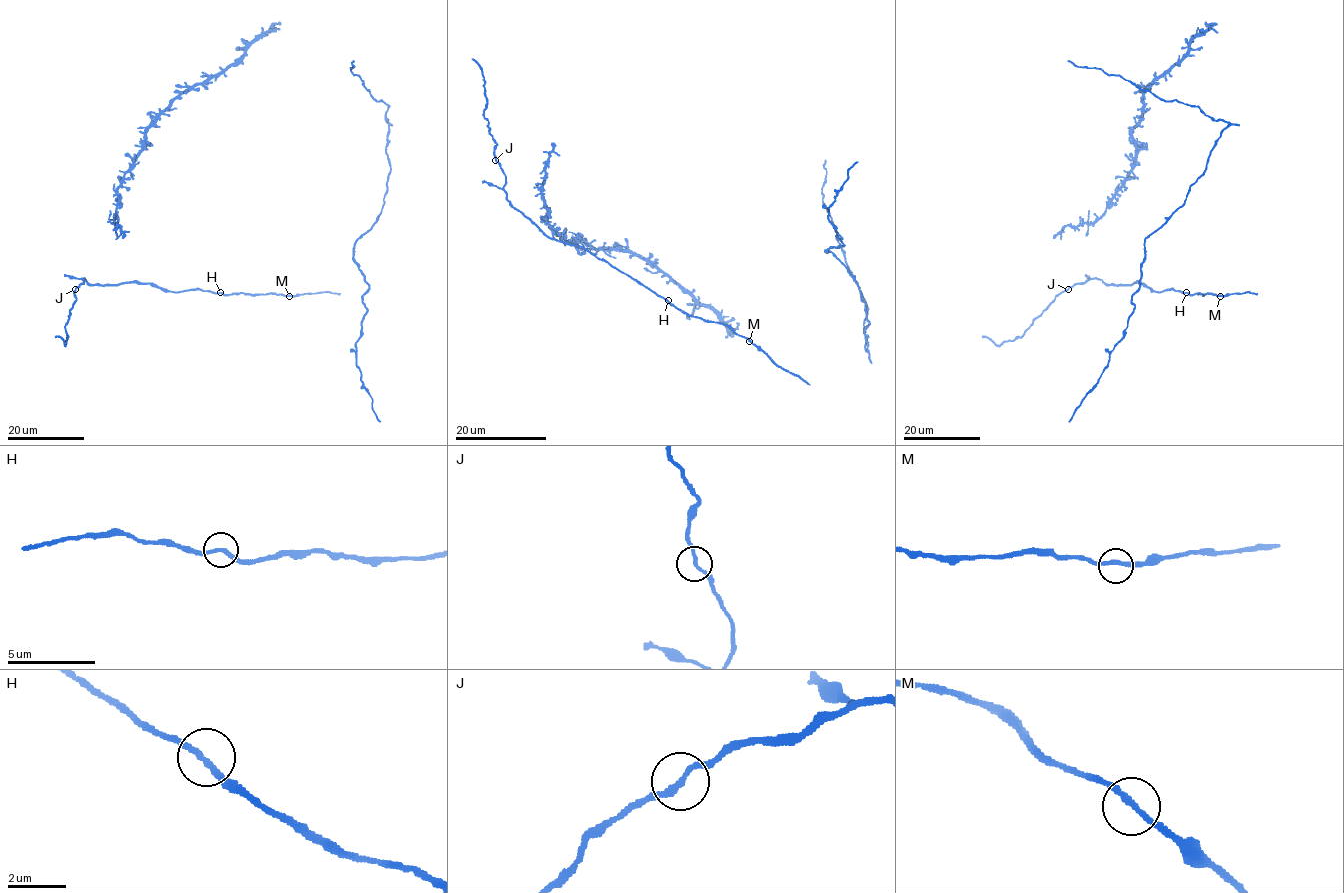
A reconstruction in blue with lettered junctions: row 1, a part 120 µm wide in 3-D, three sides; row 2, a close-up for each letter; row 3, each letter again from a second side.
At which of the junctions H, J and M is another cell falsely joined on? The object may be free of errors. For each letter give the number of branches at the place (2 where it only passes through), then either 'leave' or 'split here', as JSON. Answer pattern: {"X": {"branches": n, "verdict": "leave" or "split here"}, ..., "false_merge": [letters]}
{"H": {"branches": 2, "verdict": "leave"}, "J": {"branches": 2, "verdict": "split here"}, "M": {"branches": 2, "verdict": "leave"}, "false_merge": ["J"]}

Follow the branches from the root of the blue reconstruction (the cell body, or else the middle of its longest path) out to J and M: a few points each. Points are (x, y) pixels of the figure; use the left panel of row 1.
J: (219, 292), (201, 289), (166, 291), (149, 284), (136, 283), (90, 285), (84, 278), (75, 288)
M: (219, 292), (289, 296)

